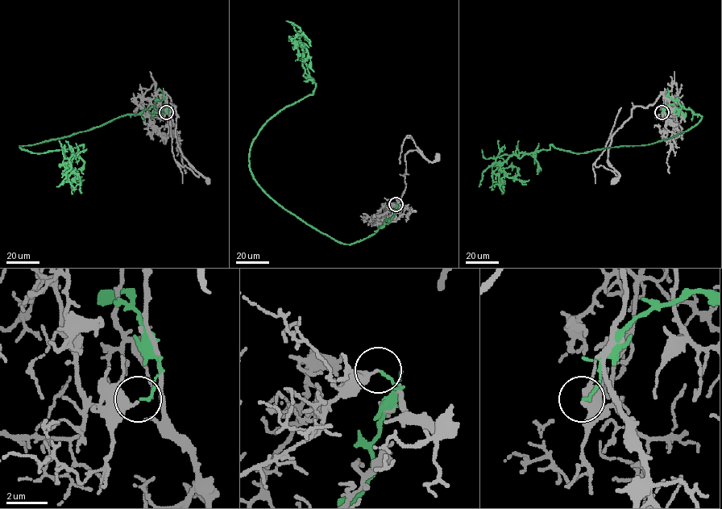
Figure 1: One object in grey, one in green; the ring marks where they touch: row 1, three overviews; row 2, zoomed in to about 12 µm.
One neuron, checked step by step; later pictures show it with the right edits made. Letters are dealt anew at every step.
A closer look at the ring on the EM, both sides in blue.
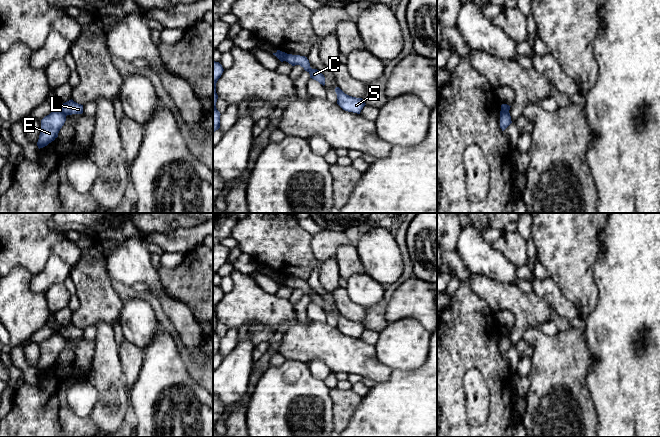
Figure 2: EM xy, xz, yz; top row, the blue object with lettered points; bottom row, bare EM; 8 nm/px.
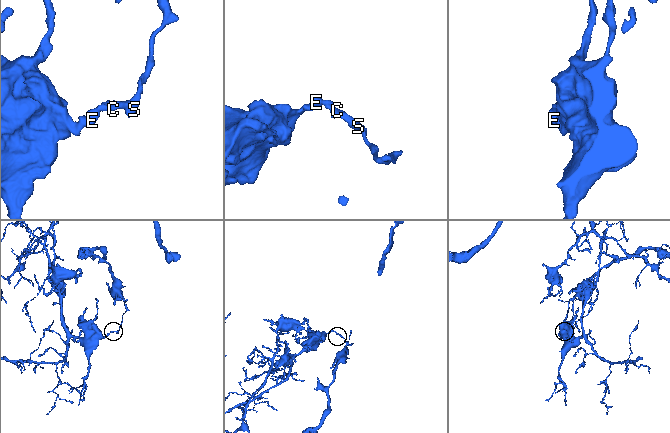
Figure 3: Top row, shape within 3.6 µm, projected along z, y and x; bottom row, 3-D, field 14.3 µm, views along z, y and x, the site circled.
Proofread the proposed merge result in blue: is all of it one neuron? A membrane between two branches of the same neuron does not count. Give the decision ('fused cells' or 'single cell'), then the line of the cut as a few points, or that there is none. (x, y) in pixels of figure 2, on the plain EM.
fused cells; cut in xy along (58, 332), (65, 340)

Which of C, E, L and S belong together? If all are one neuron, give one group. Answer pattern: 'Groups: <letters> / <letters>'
Groups: C L S / E

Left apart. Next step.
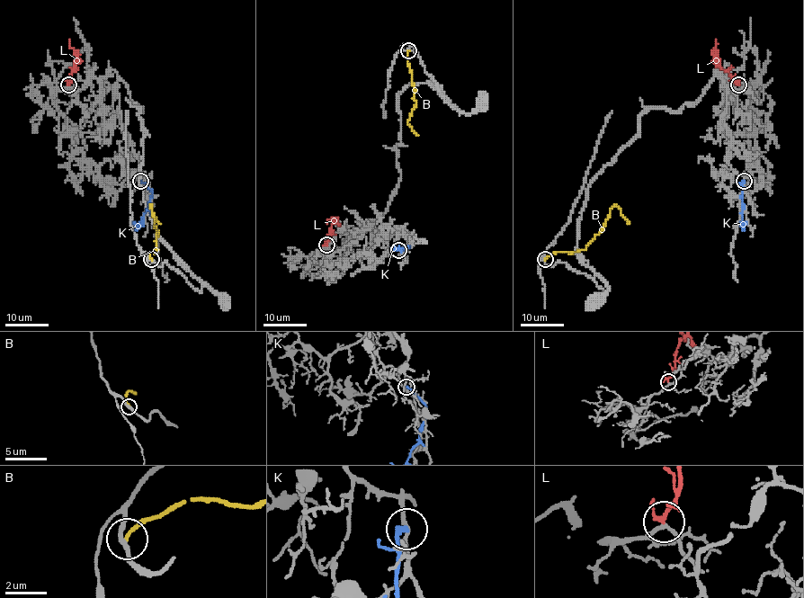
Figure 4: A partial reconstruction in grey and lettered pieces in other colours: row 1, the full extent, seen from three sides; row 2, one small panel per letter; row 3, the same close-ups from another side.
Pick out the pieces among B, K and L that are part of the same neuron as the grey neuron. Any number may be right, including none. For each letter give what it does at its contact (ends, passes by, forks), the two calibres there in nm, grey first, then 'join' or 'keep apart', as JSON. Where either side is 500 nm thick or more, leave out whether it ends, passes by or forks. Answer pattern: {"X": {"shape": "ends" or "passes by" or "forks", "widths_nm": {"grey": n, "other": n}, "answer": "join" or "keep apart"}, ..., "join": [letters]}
{"B": {"shape": "ends", "widths_nm": {"grey": 200, "other": 170}, "answer": "keep apart"}, "K": {"shape": "ends", "widths_nm": {"grey": 180, "other": 240}, "answer": "keep apart"}, "L": {"shape": "passes by", "widths_nm": {"grey": 160, "other": 150}, "answer": "join"}, "join": ["L"]}

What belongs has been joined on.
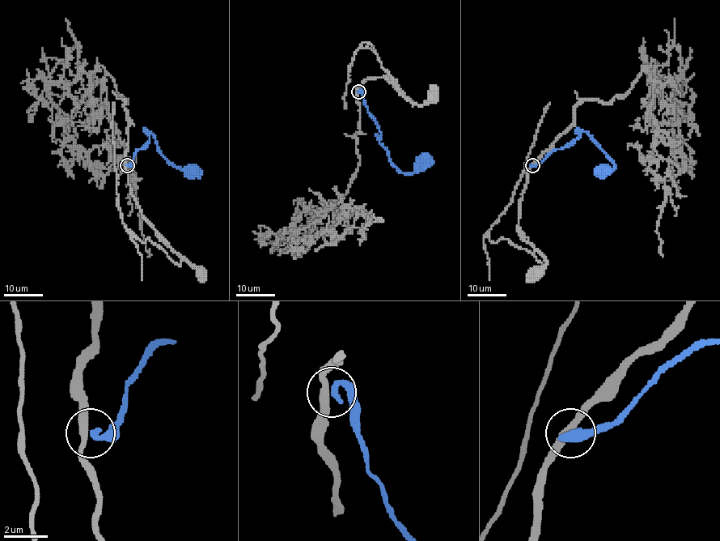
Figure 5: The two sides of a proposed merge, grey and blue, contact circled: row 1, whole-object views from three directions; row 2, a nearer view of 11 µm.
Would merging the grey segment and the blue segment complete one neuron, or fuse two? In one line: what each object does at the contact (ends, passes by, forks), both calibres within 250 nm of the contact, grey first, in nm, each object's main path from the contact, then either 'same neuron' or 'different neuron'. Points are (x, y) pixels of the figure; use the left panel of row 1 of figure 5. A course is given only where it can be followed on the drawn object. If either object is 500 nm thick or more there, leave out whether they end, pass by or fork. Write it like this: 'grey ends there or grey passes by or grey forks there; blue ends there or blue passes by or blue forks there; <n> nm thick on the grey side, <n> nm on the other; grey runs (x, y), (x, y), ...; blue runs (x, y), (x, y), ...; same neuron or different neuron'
grey passes by; blue ends there; 280 nm thick on the grey side, 280 nm on the other; grey runs (126, 165), (124, 100), (127, 103), (105, 71), (111, 122), (126, 152), (122, 161), (135, 184), (148, 256); blue runs (126, 165), (130, 164), (137, 151), (148, 142), (149, 131), (154, 136), (158, 151), (170, 162), (191, 172); different neuron

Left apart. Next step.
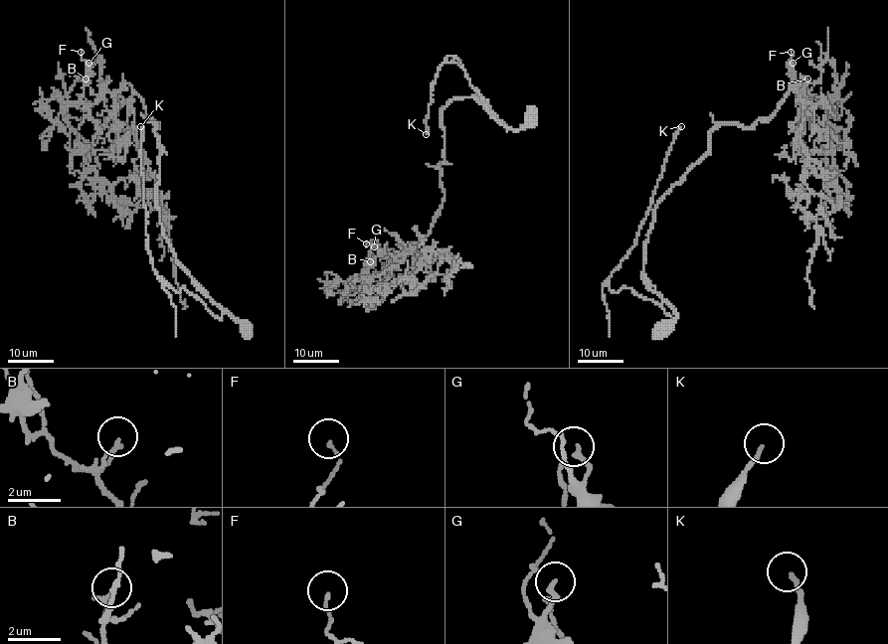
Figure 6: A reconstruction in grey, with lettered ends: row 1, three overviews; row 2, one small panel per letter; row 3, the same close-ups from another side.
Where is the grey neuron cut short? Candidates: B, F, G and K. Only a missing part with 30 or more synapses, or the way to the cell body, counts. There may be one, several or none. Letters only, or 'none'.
K

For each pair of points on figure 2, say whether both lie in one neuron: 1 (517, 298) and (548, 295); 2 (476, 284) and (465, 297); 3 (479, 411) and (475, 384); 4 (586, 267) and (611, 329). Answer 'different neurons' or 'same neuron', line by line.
1: different neurons
2: different neurons
3: same neuron
4: different neurons

